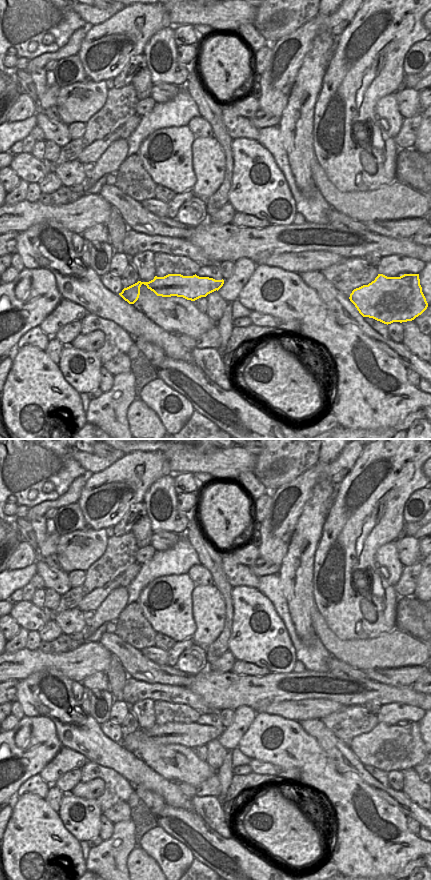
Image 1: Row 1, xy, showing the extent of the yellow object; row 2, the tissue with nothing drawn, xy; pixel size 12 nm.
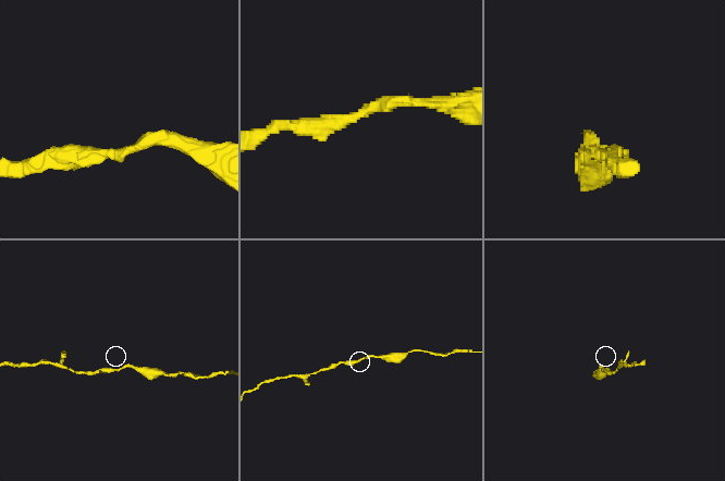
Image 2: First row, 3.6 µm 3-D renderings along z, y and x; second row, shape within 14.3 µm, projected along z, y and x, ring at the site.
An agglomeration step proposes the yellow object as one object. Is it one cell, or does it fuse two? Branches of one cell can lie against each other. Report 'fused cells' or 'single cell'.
single cell

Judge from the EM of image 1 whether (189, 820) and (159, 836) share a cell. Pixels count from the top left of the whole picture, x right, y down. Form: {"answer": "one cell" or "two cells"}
{"answer": "two cells"}

